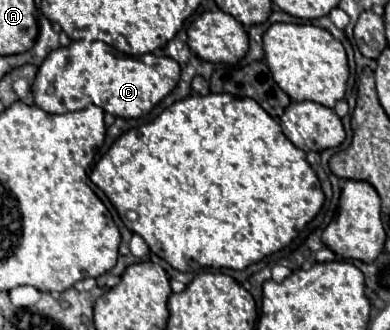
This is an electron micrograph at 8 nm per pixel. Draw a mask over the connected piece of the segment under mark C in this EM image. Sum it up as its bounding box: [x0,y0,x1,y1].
[31,41,179,119]

